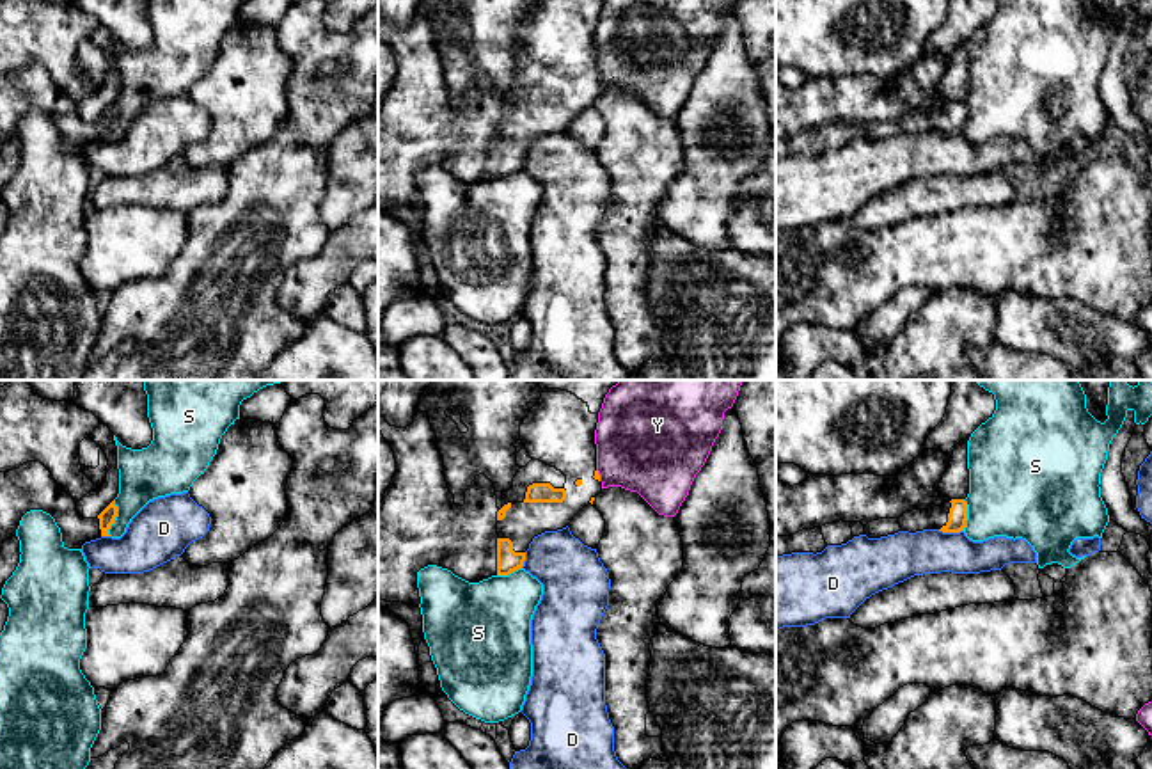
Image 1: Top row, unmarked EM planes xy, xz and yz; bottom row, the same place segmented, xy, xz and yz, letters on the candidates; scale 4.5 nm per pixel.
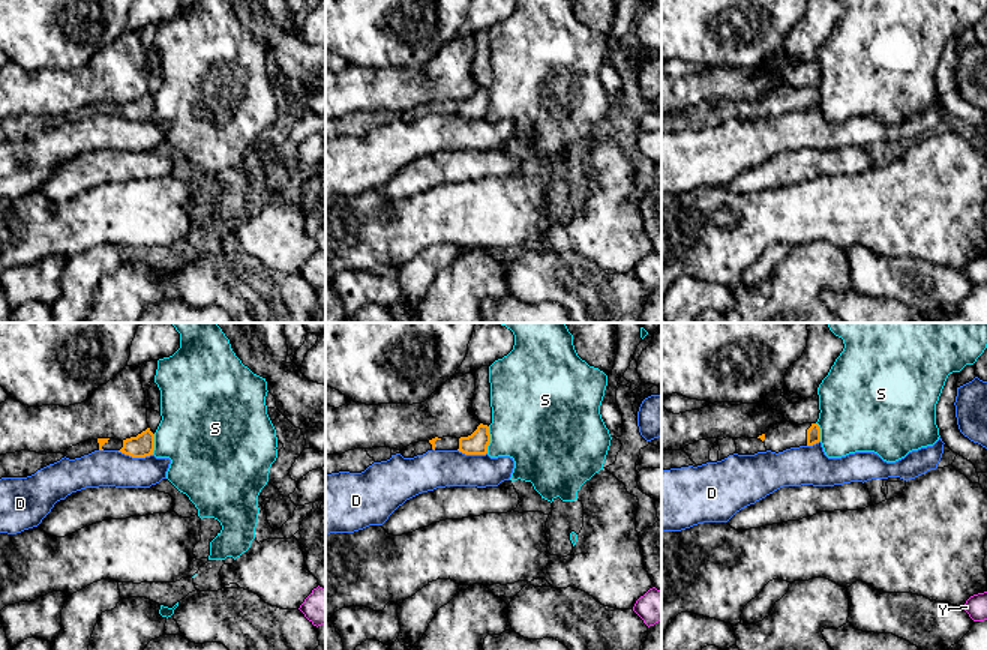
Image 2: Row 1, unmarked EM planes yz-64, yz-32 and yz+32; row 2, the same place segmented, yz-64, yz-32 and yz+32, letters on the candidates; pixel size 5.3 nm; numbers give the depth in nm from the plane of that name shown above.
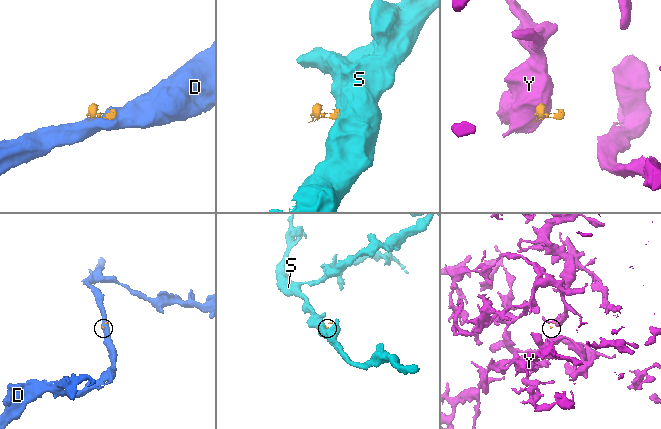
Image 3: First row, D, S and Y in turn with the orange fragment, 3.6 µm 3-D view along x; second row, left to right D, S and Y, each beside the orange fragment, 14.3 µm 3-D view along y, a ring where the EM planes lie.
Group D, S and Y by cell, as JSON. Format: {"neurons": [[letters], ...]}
{"neurons": [["D"], ["S"], ["Y"]]}

